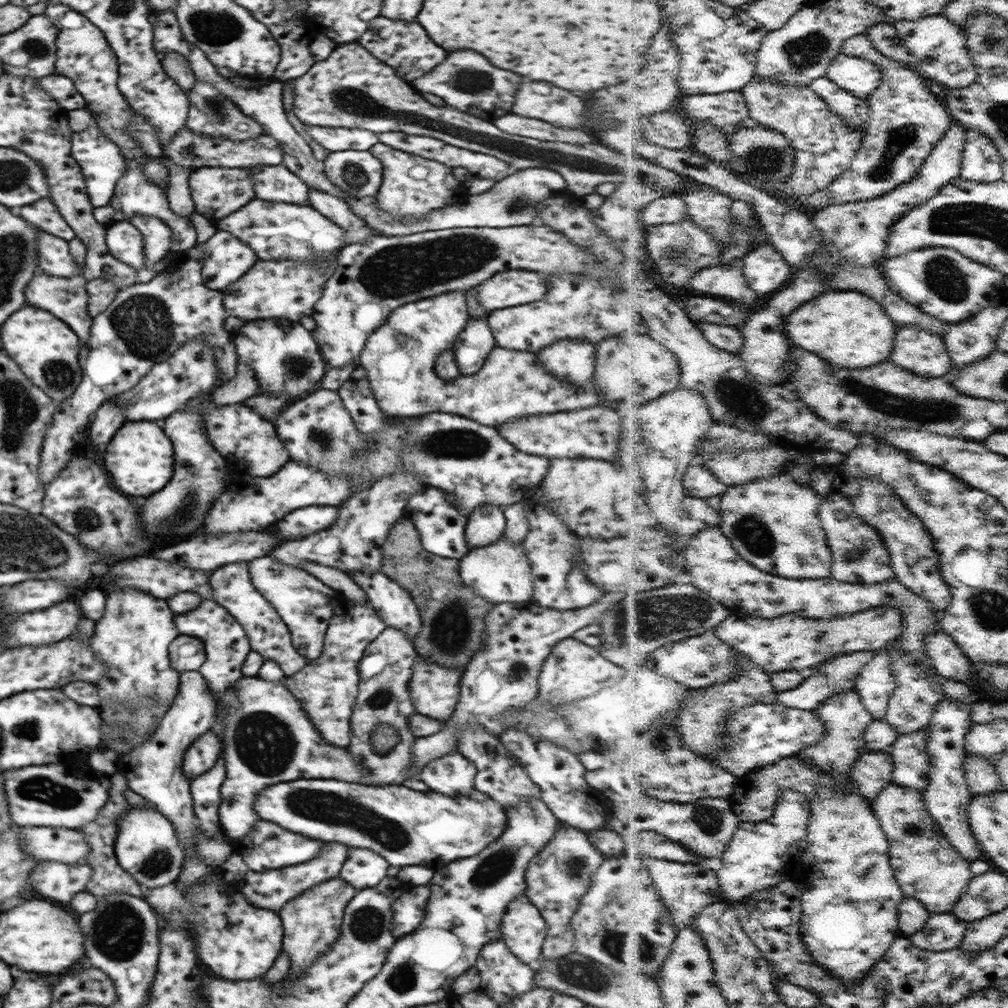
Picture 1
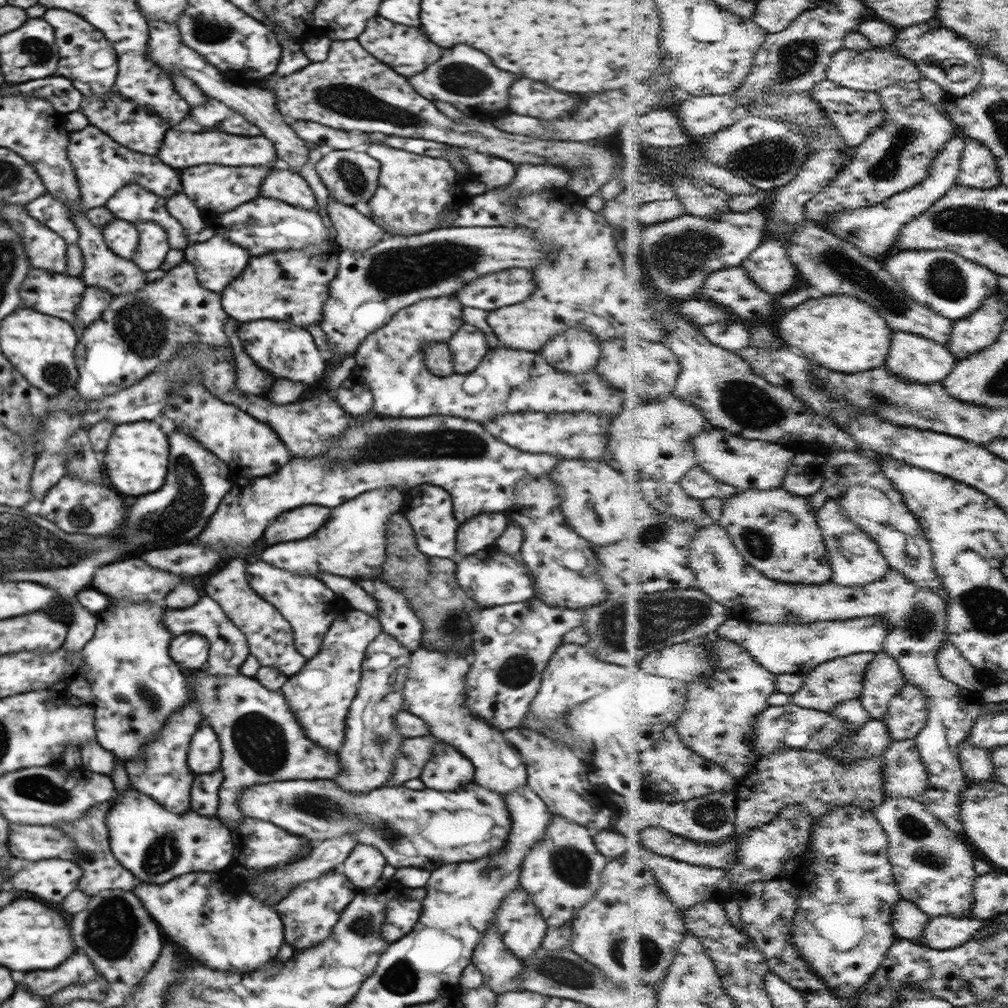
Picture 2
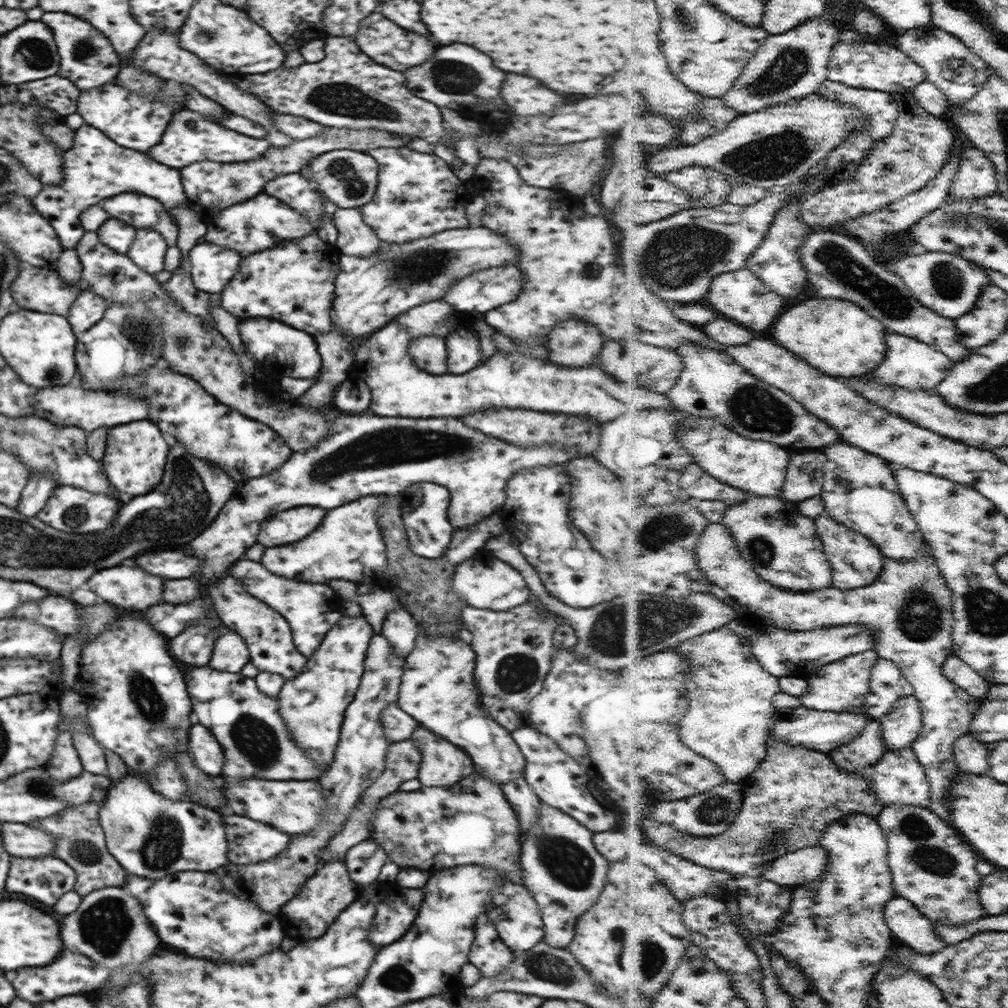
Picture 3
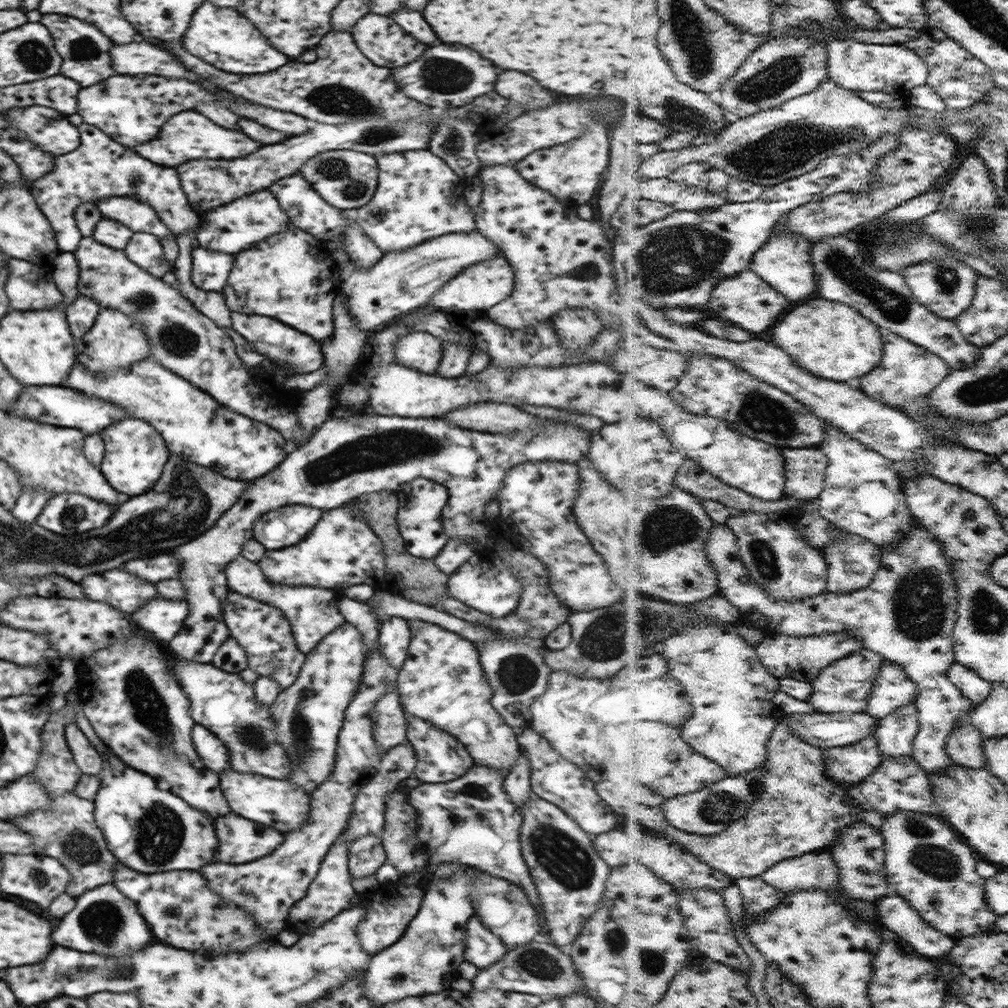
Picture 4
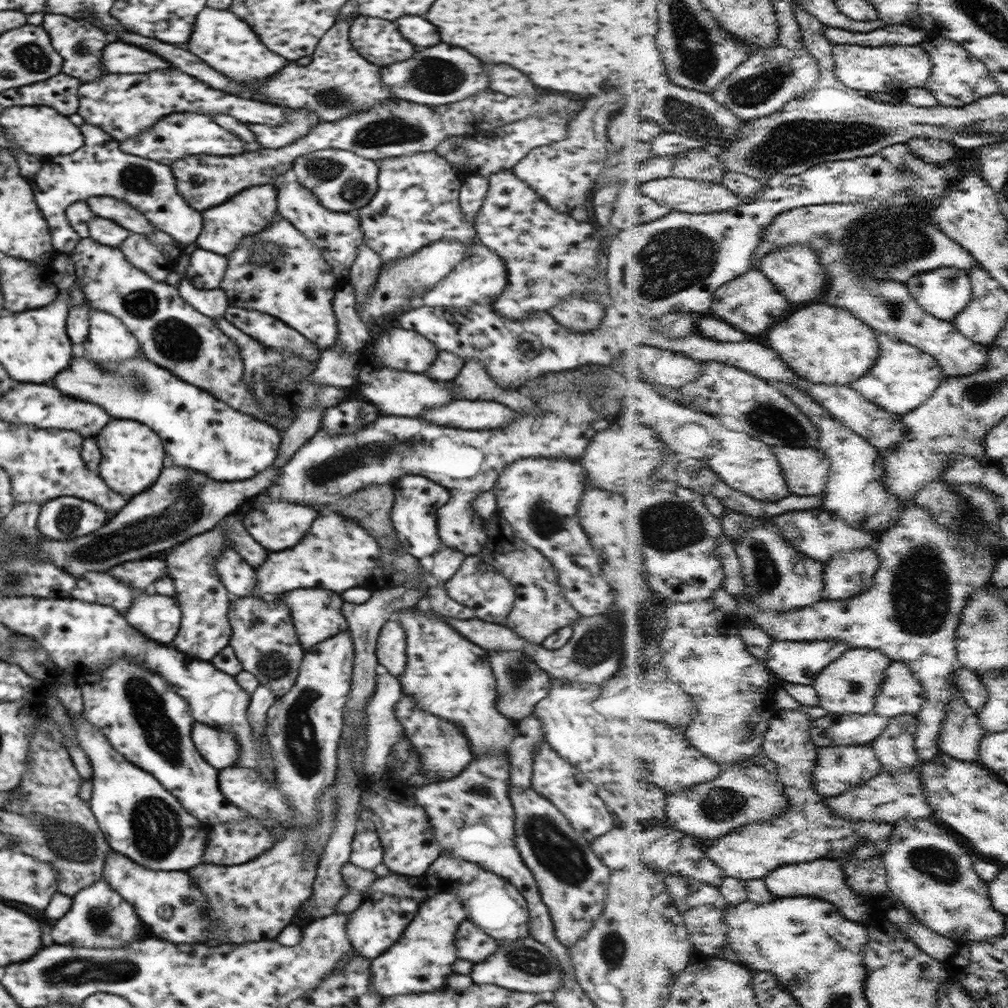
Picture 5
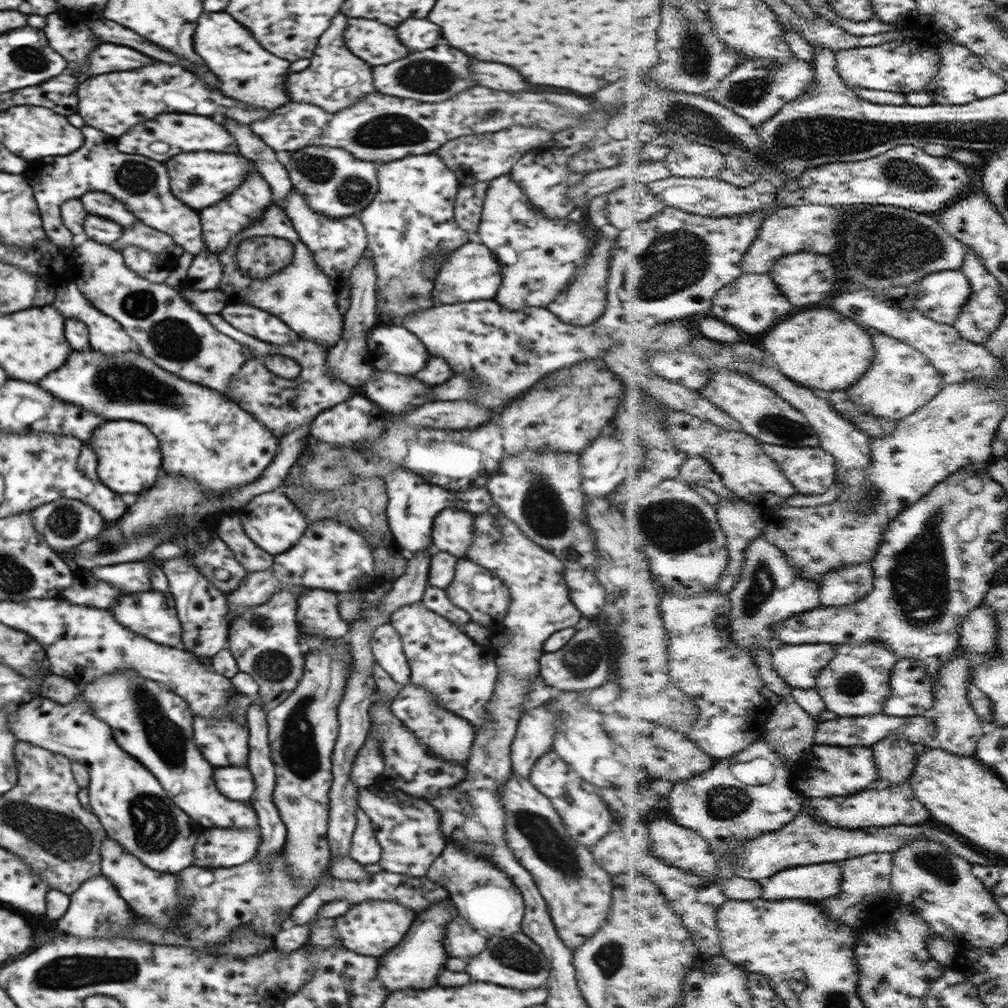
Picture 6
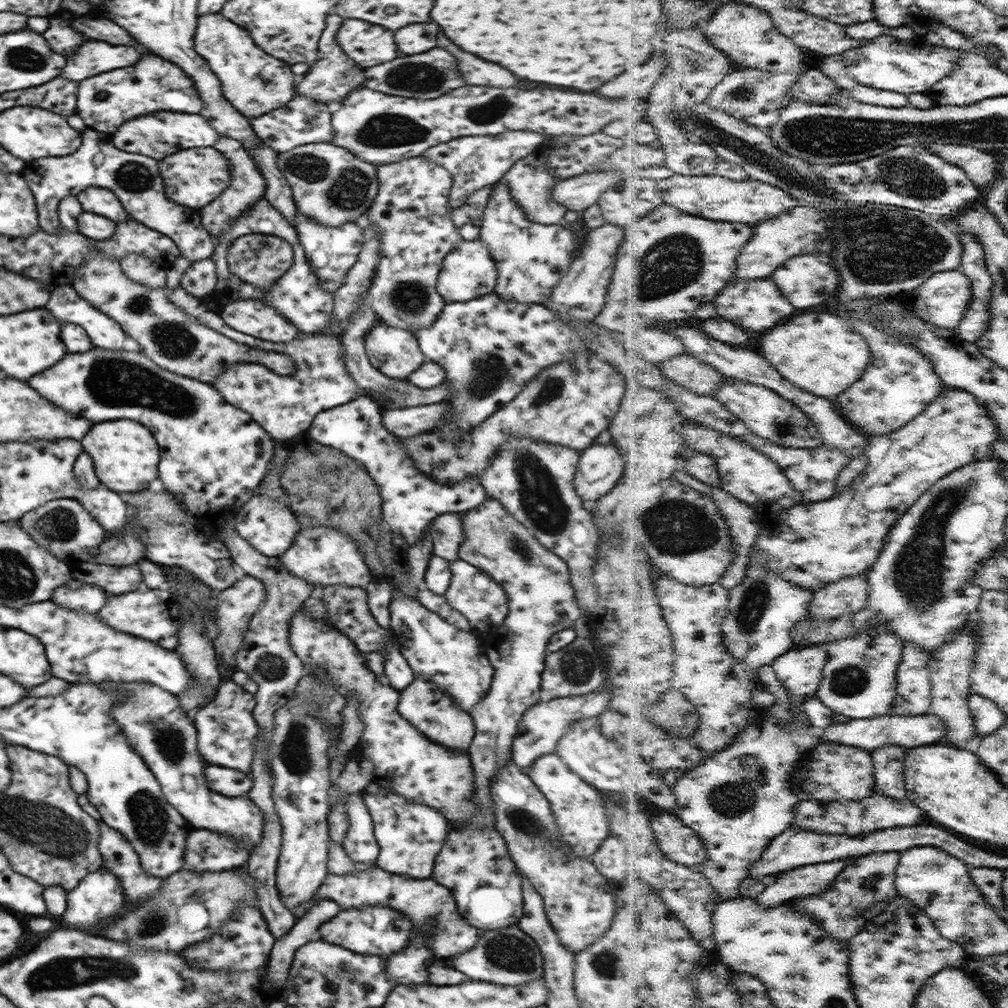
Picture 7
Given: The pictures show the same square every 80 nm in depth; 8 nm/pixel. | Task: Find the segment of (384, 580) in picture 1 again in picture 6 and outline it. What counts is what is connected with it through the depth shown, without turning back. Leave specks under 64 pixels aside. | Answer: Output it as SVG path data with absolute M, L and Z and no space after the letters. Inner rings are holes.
M390 623L374 628L370 644L375 660L392 680L402 687L408 685L411 670L396 629Z

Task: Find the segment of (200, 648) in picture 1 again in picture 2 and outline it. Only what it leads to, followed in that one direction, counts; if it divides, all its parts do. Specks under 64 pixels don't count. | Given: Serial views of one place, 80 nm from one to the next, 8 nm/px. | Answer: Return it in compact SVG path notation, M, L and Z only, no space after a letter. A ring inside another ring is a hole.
M188 633L175 636L172 639L169 646L169 653L174 659L174 662L177 662L177 665L180 668L183 668L186 671L199 670L209 658L210 646L211 644L208 642L208 640L200 639L199 634Z

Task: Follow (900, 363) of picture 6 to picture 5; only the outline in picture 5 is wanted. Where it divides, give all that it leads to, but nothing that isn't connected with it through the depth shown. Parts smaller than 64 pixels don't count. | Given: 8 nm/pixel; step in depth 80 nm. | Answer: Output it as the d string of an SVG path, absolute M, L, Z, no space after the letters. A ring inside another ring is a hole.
M878 333L881 341L881 359L876 367L851 385L858 389L868 400L882 405L888 412L908 415L916 408L926 404L947 379L945 369L936 356L925 349L903 341L890 333Z

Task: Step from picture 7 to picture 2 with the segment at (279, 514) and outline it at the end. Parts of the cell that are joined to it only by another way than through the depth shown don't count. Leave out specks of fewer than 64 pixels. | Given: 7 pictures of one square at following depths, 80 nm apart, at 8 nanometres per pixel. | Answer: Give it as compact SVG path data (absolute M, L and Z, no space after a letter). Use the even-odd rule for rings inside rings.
M325 507L298 508L284 512L276 520L270 522L270 526L264 532L264 542L268 547L280 542L290 542L290 540L302 540L316 532L327 521L332 510Z

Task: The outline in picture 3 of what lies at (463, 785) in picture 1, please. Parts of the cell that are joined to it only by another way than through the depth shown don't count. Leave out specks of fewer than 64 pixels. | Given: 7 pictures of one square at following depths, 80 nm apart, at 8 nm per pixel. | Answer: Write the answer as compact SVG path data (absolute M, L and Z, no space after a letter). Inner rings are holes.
M418 725L411 739L422 751L417 779L429 787L448 787L475 772L473 760L458 746Z

